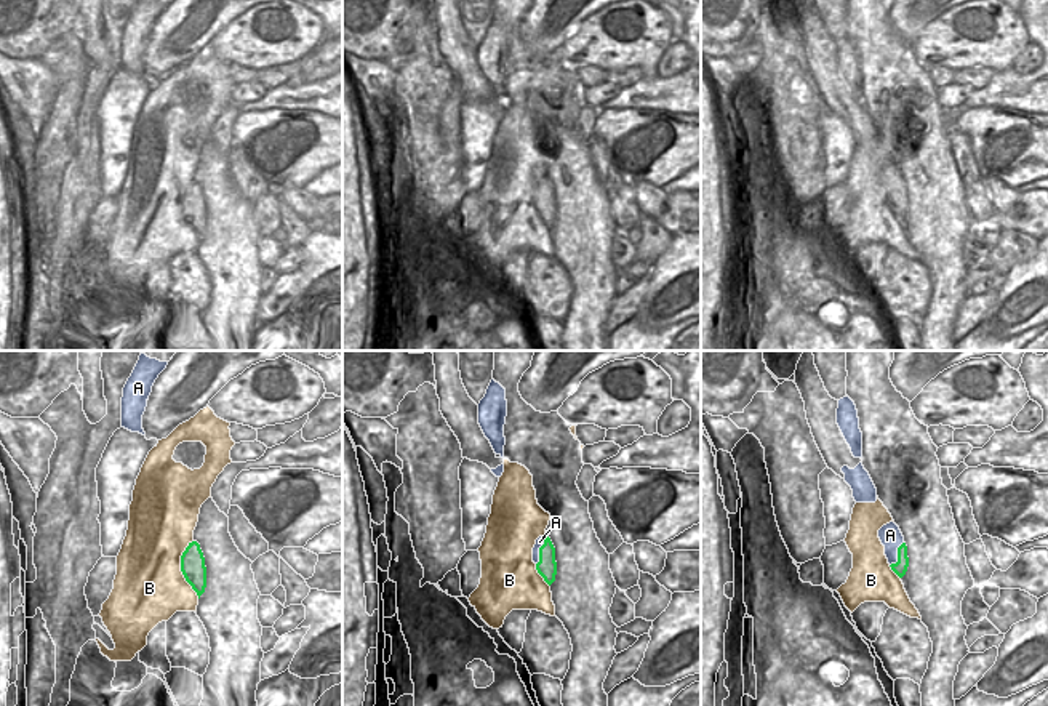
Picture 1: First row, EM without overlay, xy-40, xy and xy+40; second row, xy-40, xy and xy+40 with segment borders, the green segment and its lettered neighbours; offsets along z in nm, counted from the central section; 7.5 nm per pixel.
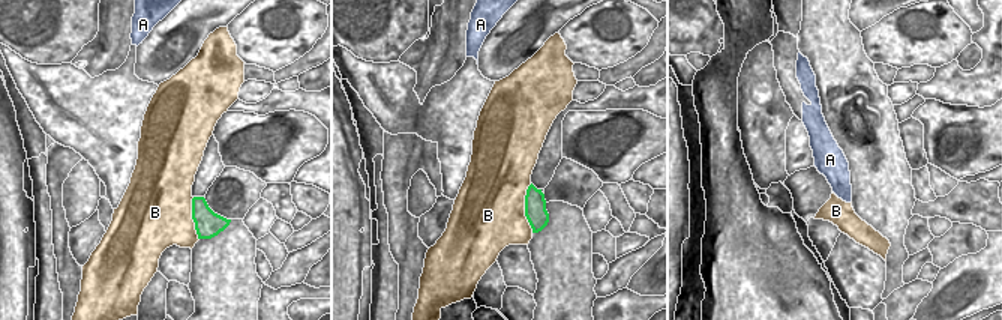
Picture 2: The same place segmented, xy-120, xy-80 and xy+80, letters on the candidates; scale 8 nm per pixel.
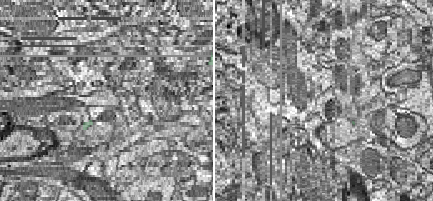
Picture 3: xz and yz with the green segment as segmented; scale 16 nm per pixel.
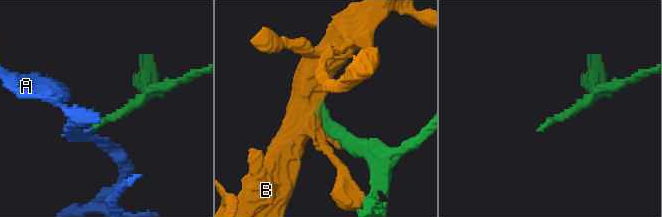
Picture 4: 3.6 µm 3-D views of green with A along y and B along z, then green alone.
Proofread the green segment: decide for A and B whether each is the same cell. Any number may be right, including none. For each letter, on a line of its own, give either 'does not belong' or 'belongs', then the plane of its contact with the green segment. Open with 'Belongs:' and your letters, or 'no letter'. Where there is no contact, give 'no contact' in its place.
Belongs: no letter
A: does not belong | xy
B: does not belong | xy-40

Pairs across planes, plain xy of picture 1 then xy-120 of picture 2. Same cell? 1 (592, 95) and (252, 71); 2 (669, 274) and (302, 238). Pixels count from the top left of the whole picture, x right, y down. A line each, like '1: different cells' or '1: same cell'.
1: different cells
2: different cells

